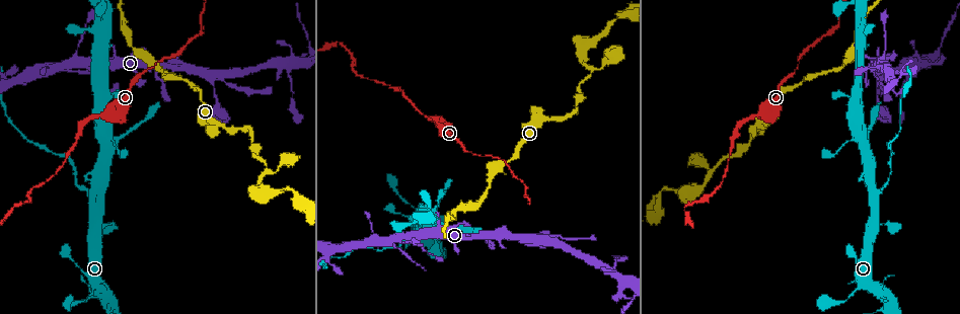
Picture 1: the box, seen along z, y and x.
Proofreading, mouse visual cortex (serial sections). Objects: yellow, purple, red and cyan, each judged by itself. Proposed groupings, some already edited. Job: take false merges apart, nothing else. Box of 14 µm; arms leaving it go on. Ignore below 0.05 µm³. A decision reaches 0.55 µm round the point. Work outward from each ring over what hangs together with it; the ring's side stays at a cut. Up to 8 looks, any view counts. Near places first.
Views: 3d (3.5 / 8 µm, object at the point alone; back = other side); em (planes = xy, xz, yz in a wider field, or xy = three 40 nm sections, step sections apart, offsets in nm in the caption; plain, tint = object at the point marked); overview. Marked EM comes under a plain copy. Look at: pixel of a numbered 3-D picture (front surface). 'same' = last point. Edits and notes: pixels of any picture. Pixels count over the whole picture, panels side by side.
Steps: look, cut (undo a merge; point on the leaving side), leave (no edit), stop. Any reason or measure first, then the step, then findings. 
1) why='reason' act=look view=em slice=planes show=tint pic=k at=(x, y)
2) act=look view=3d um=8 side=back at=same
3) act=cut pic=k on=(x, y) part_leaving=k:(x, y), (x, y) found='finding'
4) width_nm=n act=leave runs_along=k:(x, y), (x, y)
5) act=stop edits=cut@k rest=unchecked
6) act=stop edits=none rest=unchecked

why='sudden change in width' act=look view=3d um=3.5 pic=1 at=(454, 213)

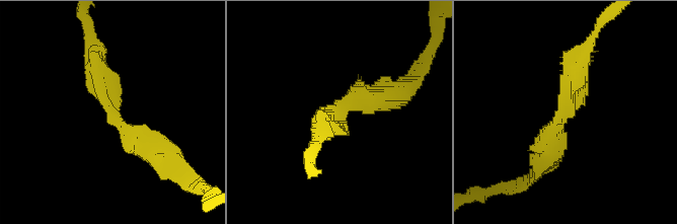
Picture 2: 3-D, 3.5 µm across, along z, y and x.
arm_widths_nm=300,400 act=leave runs_along=2:(159, 154), (109, 107), (93, 52) found='all the same cell'

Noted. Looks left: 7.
why='a narrow waist' act=look view=em slice=xy step=1 show=tint pic=1 at=(899, 121)

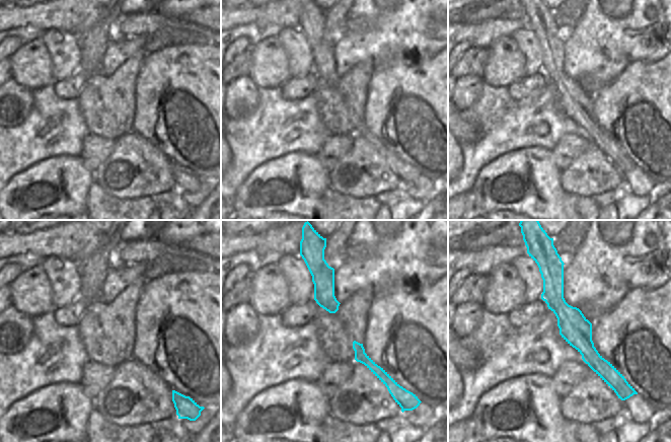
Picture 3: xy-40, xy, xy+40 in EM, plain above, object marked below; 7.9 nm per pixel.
why='see where the arms go' act=look view=3d um=3.5 at=same

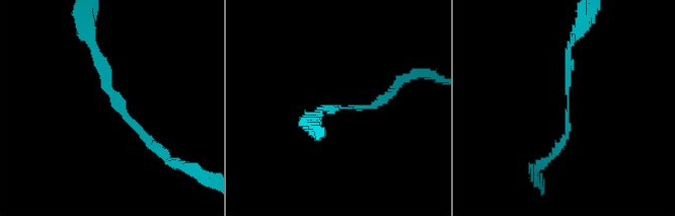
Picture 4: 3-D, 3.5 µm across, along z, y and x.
act=leave runs_along=4:(168, 160), (131, 123), (96, 52) found='continuous, no second cell'

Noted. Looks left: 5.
why='sharp bend' act=look view=3d um=3.5 pic=1 at=(659, 203)

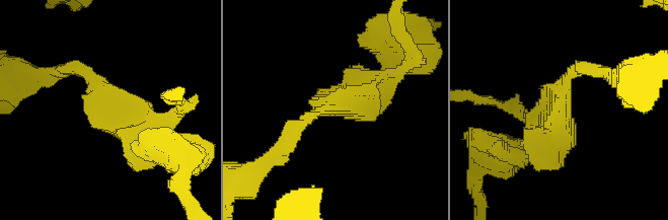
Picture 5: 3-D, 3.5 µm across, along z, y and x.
arm_widths_nm=200,500 why='shape alone is not enough' act=look view=em slice=xy step=5 show=tint pic=5 at=(561, 109)

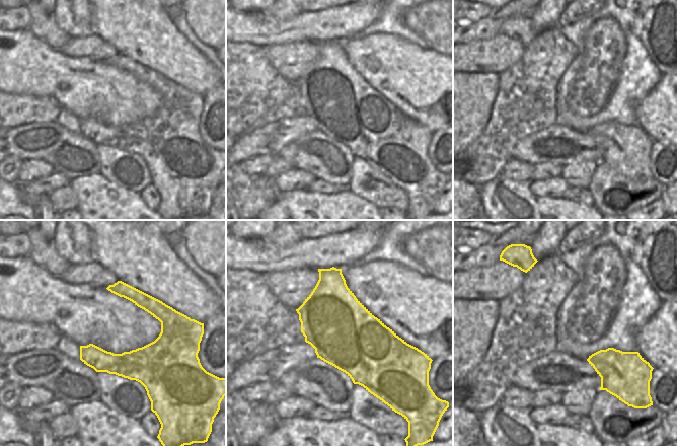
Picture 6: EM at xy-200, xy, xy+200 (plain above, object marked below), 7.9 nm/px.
act=leave runs_along=5:(586, 69), (566, 79), (542, 156) found='all the same cell'

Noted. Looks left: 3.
act=stop edits=none rest=unchecked

